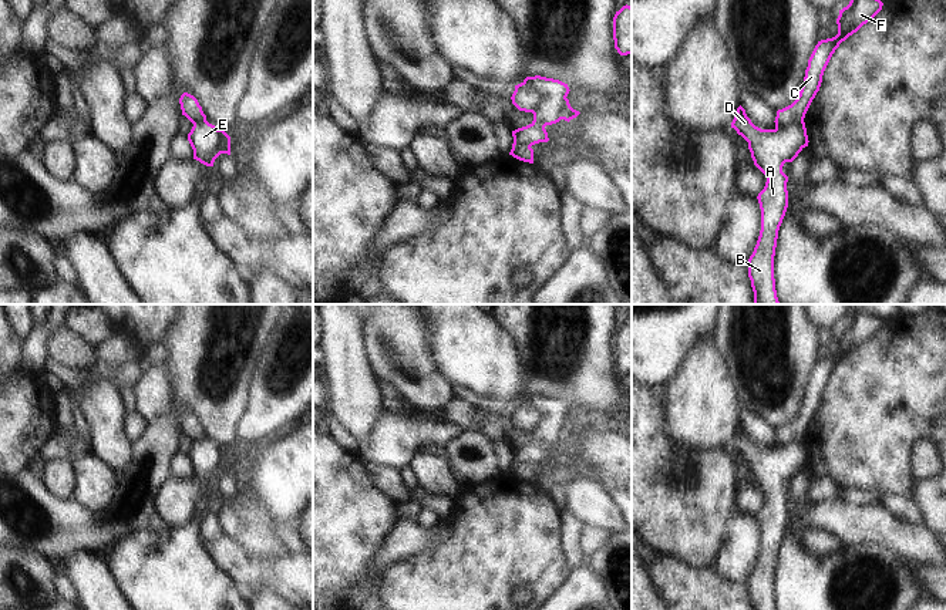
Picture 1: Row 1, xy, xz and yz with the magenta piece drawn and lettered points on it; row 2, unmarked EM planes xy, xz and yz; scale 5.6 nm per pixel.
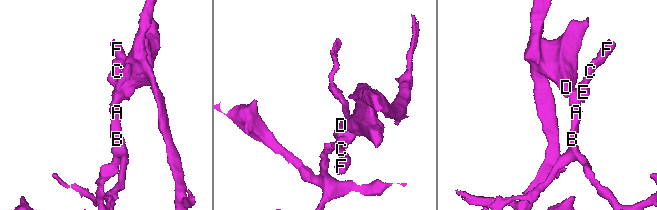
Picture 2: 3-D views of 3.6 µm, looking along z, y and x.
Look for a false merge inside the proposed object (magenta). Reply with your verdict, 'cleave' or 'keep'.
cleave

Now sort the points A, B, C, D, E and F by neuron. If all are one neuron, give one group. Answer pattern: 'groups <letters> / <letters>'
groups A B D E / C F

